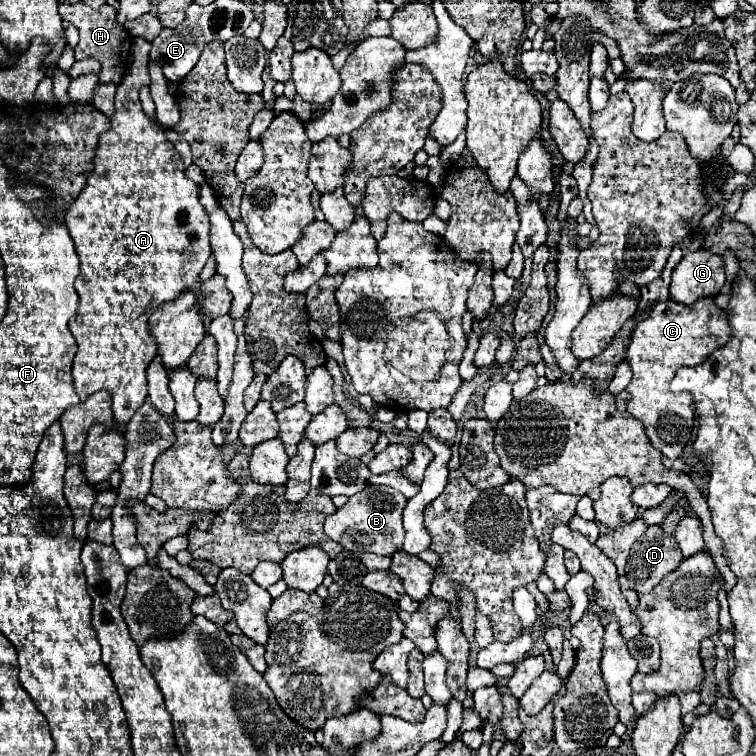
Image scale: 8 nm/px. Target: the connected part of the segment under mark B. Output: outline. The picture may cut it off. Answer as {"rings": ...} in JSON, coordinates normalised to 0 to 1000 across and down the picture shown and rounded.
{"rings":[[[513,643],[487,646],[463,656],[463,661],[437,680],[429,688],[429,704],[452,720],[463,730],[495,730],[503,735],[519,735],[532,728],[534,720],[534,698],[532,698],[532,675],[537,669],[537,659]]]}

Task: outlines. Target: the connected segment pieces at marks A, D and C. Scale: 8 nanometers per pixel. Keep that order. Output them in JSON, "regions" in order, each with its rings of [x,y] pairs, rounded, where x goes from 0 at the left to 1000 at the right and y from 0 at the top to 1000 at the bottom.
{"regions":[[[[177,50],[175,53],[175,66],[172,66],[172,85],[169,85],[169,95],[164,101],[164,106],[156,111],[156,122],[153,122],[153,151],[146,156],[146,172],[138,175],[130,185],[130,198],[127,198],[127,209],[124,209],[124,225],[122,230],[116,233],[116,243],[111,246],[111,251],[106,254],[106,259],[101,262],[101,267],[95,270],[95,275],[90,278],[87,283],[87,299],[93,304],[93,312],[101,323],[101,333],[106,339],[106,365],[101,368],[101,386],[106,392],[106,405],[103,405],[103,413],[101,418],[93,423],[93,439],[95,444],[101,447],[101,455],[103,455],[103,466],[98,471],[98,481],[95,481],[95,500],[98,500],[98,516],[108,529],[116,529],[116,524],[122,524],[124,519],[130,516],[143,516],[148,521],[148,545],[151,545],[151,556],[159,566],[164,566],[169,561],[169,556],[177,550],[177,545],[190,534],[193,529],[193,487],[196,481],[206,474],[206,452],[201,450],[198,439],[196,439],[196,421],[201,418],[201,413],[206,407],[212,407],[217,399],[225,399],[225,397],[233,397],[238,389],[254,384],[254,378],[259,378],[259,373],[265,370],[265,360],[267,360],[267,352],[272,349],[272,344],[278,341],[278,320],[275,320],[275,286],[270,280],[270,275],[265,272],[262,267],[262,246],[249,238],[243,233],[243,217],[238,212],[238,204],[233,201],[230,190],[222,188],[217,183],[217,175],[214,169],[201,161],[188,140],[185,140],[185,132],[183,132],[183,122],[188,114],[196,114],[198,111],[198,103],[196,103],[196,71],[198,71],[198,56],[196,53],[185,53],[185,50]]],[[[860,696],[833,728],[828,746],[828,765],[833,767],[833,778],[844,786],[860,783],[899,743],[902,730],[892,709],[876,704],[873,696]]],[[[923,394],[918,402],[897,402],[892,397],[873,399],[862,407],[857,421],[844,426],[828,463],[828,479],[836,489],[836,503],[828,511],[833,529],[831,545],[849,558],[860,587],[884,606],[897,606],[913,582],[918,561],[918,532],[910,521],[889,521],[886,503],[899,484],[923,484],[947,460],[966,447],[960,413],[952,410],[942,394]]]]}

